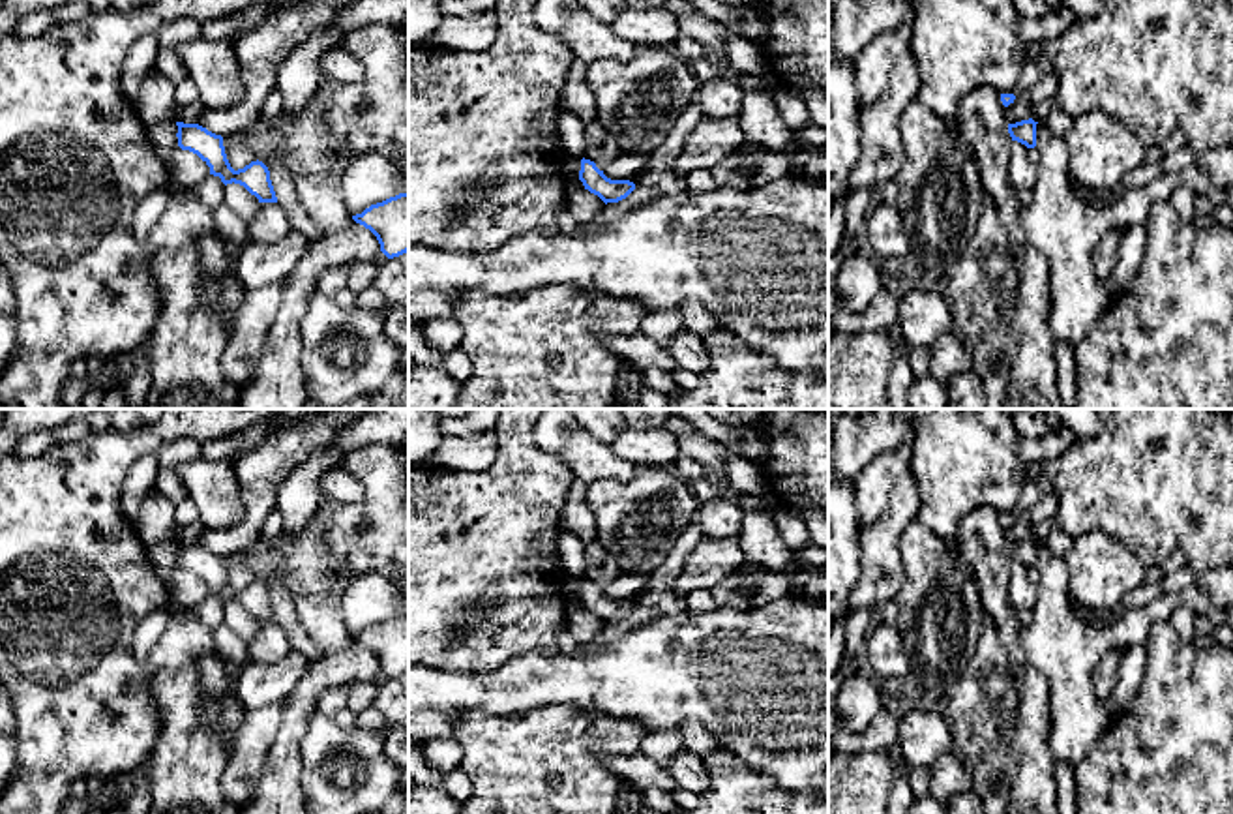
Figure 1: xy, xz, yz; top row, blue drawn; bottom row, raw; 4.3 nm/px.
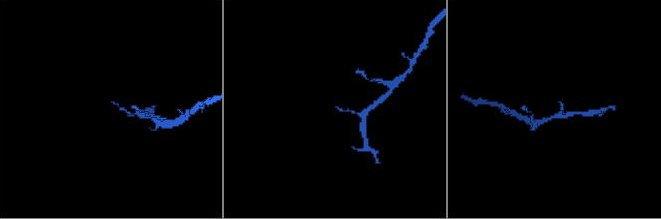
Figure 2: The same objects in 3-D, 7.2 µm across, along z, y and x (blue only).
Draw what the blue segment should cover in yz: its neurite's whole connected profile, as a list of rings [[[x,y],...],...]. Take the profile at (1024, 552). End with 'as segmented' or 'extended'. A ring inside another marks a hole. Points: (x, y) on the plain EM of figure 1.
[[[1032,538],[1008,544],[1008,553],[1012,561],[1018,561],[1025,565],[1027,568],[1034,568],[1036,566],[1036,544],[1038,542],[1034,542]]]; as segmented

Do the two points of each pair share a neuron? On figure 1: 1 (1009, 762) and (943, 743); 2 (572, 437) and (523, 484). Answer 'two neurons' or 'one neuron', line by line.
1: two neurons
2: two neurons

